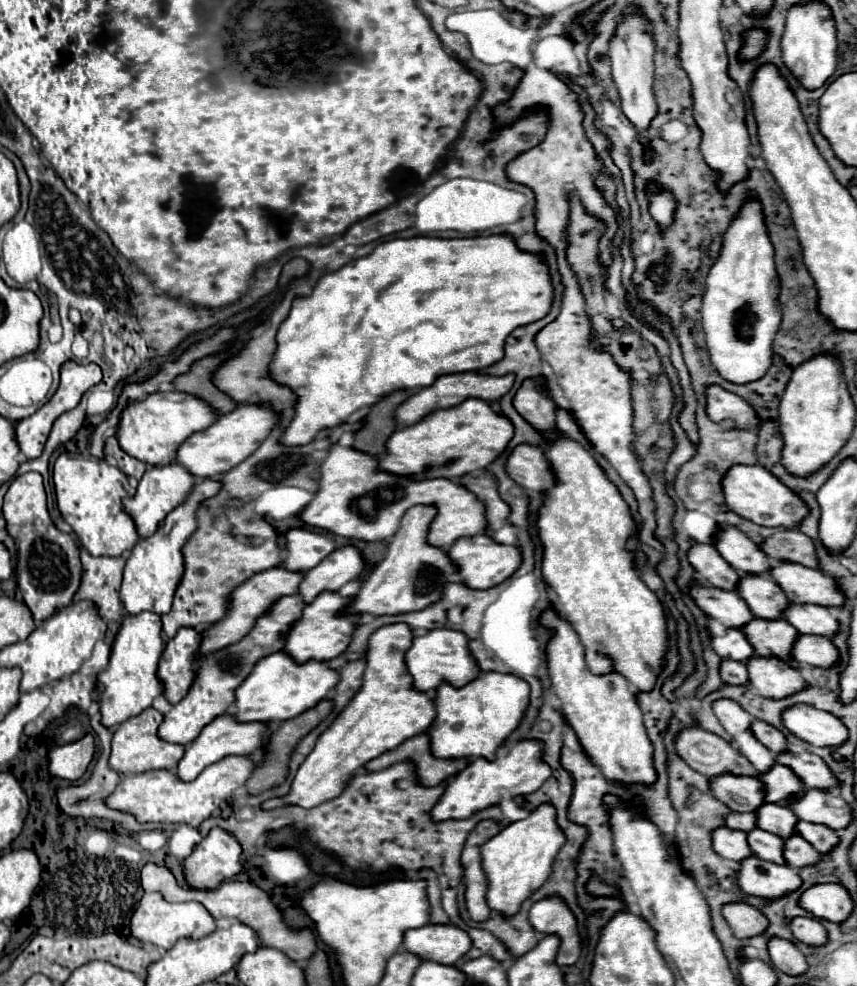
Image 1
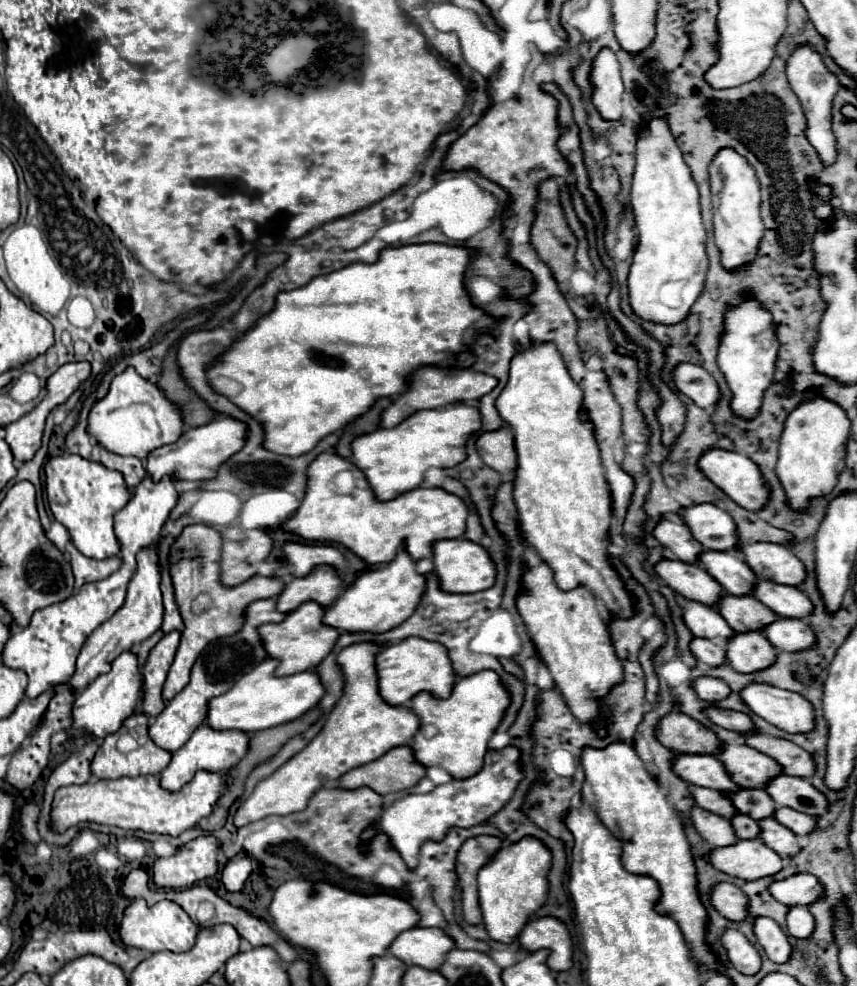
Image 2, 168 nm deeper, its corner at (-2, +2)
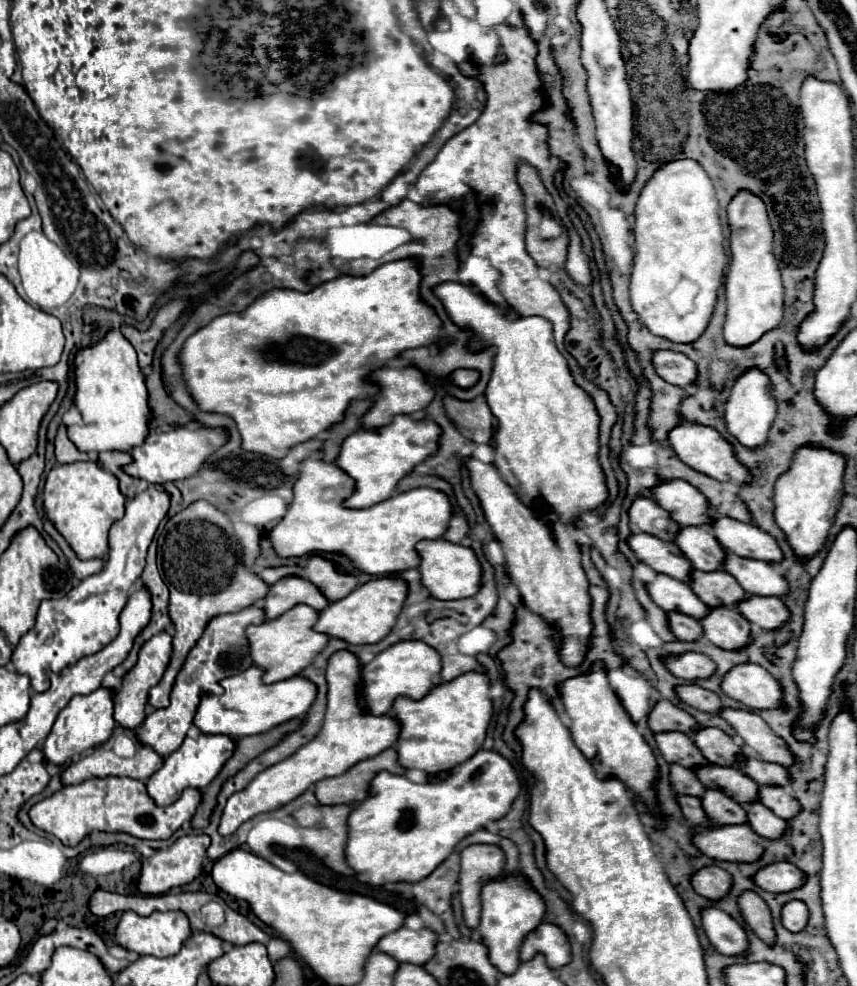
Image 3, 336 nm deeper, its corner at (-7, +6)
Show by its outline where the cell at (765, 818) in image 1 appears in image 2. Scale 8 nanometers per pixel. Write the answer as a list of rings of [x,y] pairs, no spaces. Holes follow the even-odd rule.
[[[741,787],[735,793],[725,793],[727,799],[731,799],[733,807],[739,813],[745,813],[749,817],[753,817],[755,821],[763,819],[763,817],[771,817],[771,807],[775,807],[773,799],[767,795],[767,791],[755,787],[755,789],[745,789]]]

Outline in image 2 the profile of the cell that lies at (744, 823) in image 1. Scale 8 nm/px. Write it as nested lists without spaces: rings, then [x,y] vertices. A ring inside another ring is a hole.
[[[691,787],[691,795],[695,799],[695,803],[701,809],[707,809],[711,813],[717,813],[721,817],[731,815],[731,811],[735,811],[733,803],[729,799],[725,799],[719,791],[715,789],[707,789],[707,787]]]

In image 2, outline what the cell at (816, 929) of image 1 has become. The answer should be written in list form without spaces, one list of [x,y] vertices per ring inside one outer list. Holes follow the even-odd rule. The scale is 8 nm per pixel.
[[[805,905],[791,907],[787,913],[787,931],[791,937],[807,939],[811,935],[811,927],[815,927],[815,921],[811,919],[811,913],[807,911]]]

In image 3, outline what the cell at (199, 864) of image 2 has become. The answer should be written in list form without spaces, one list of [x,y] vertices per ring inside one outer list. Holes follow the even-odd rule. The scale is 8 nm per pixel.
[[[204,833],[202,835],[186,835],[186,837],[180,837],[168,849],[160,849],[152,857],[144,859],[142,875],[140,875],[140,881],[138,881],[140,893],[160,895],[160,893],[166,893],[172,887],[192,883],[202,873],[202,865],[206,861],[206,849],[208,847],[210,847],[210,837],[208,835],[204,835]]]

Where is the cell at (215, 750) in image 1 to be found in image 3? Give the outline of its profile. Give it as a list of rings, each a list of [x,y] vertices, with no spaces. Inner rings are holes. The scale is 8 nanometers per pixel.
[[[200,735],[198,739],[186,737],[184,743],[180,745],[180,749],[176,749],[172,755],[168,755],[164,759],[164,765],[146,781],[150,797],[158,805],[170,805],[180,797],[180,793],[186,787],[204,789],[220,773],[220,767],[224,767],[224,763],[232,757],[234,747],[236,747],[236,743],[234,743],[234,739],[228,739],[228,735]]]

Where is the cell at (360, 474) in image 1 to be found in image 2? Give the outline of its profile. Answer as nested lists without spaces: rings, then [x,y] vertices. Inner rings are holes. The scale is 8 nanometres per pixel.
[[[325,451],[307,467],[305,497],[283,529],[297,535],[305,543],[319,541],[345,545],[365,563],[379,565],[393,561],[395,553],[403,545],[415,561],[431,557],[431,543],[439,539],[461,537],[465,519],[465,503],[457,495],[451,495],[443,489],[417,487],[399,495],[399,499],[375,503],[375,499],[371,499],[371,487],[367,487],[367,479],[363,479],[363,475],[359,475],[359,471],[355,471],[347,459],[341,459],[333,451]],[[339,471],[351,471],[355,477],[355,489],[349,495],[339,493],[333,485],[333,477]]]

